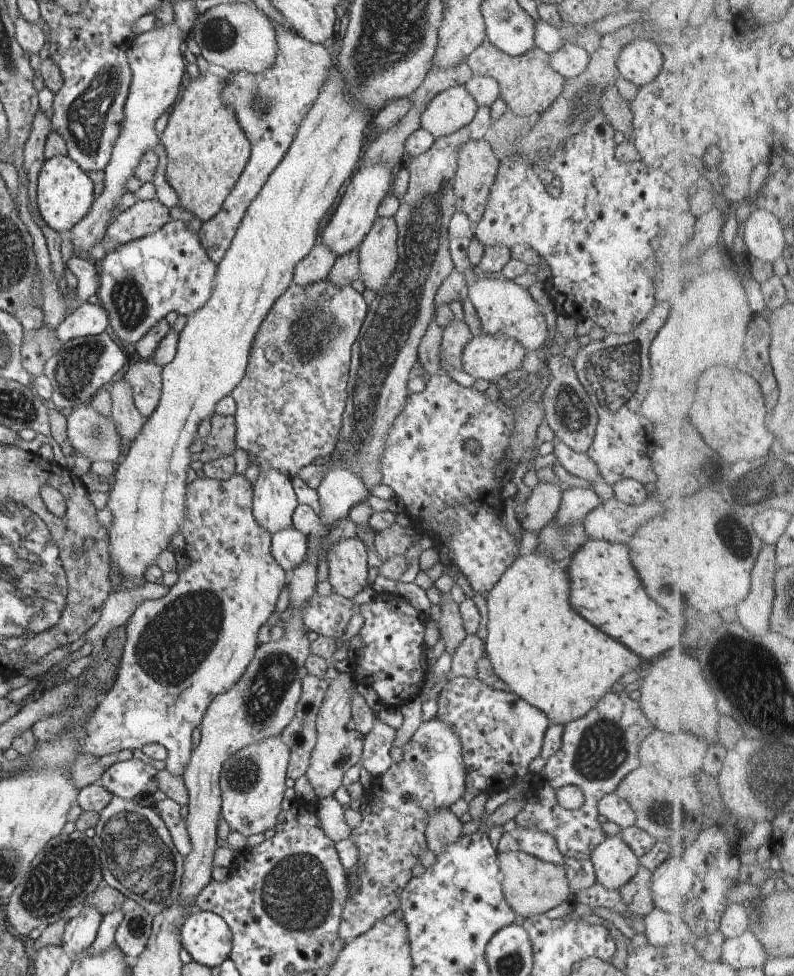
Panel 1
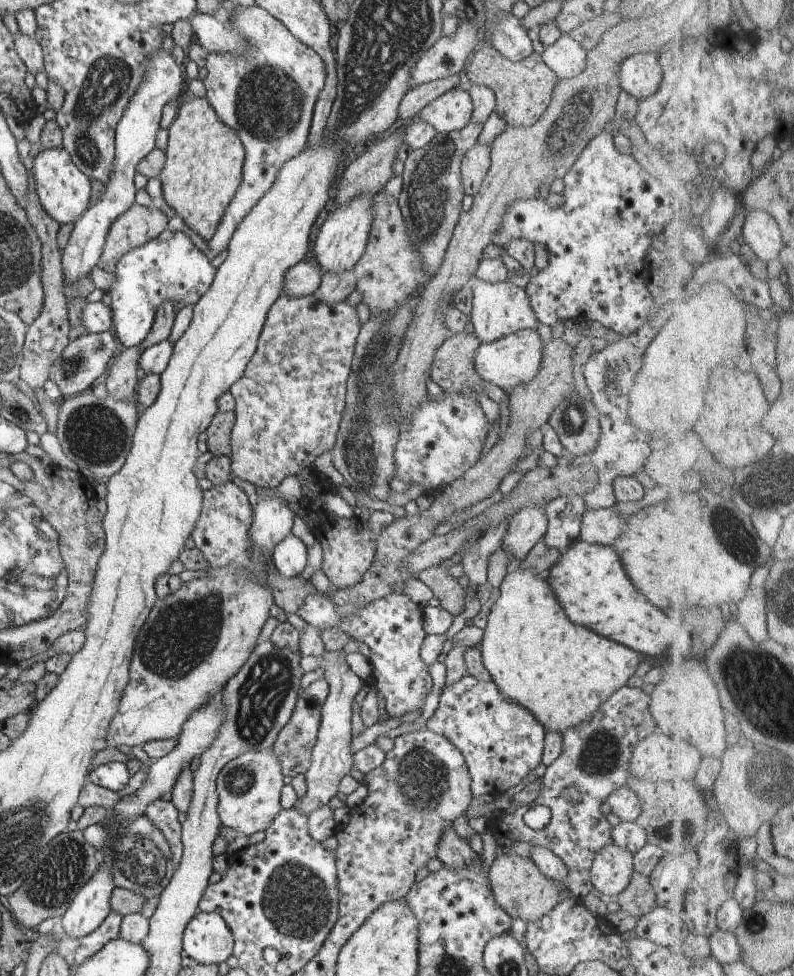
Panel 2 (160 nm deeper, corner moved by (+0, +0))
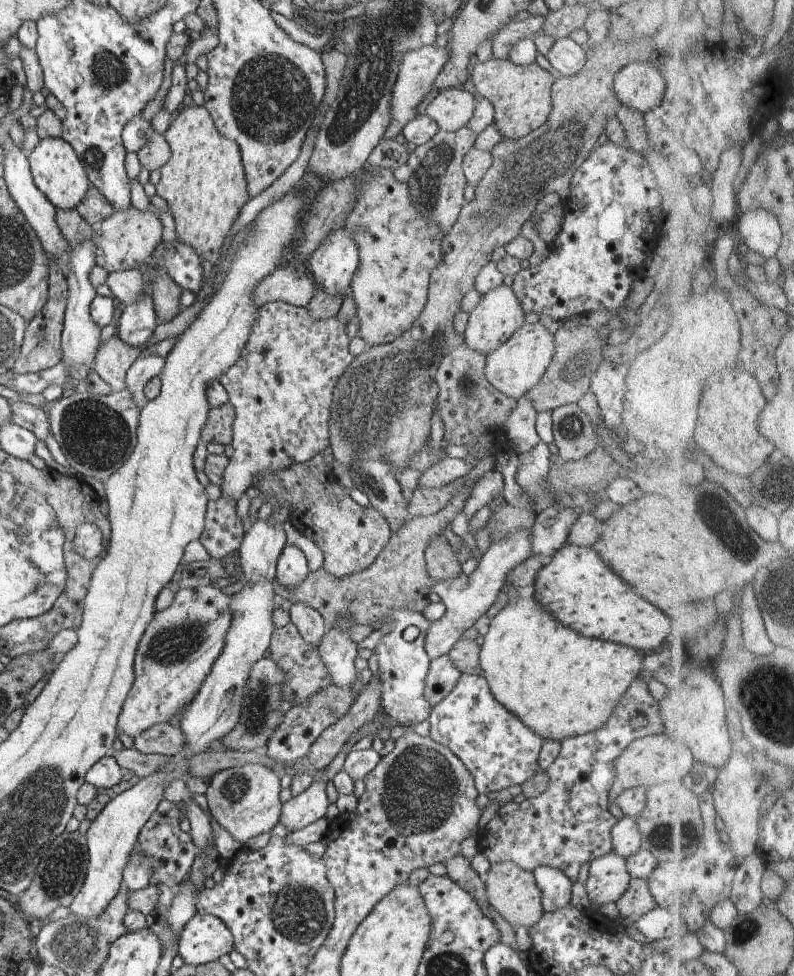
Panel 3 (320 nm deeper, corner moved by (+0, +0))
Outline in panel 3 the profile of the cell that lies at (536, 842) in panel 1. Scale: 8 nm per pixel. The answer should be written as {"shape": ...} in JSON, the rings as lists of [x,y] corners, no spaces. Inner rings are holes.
{"shape":[[[538,867],[534,870],[535,881],[541,892],[544,912],[556,912],[570,904],[573,882],[561,871],[554,867]]]}

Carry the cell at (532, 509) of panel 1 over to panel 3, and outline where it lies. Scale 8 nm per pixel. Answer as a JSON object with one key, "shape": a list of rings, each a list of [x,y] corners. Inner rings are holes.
{"shape":[[[531,529],[510,533],[506,539],[493,545],[491,550],[479,559],[478,566],[471,574],[460,573],[457,577],[441,580],[435,583],[431,592],[440,596],[445,604],[444,616],[430,623],[426,633],[424,648],[431,660],[447,655],[462,638],[462,634],[484,616],[494,601],[503,597],[507,574],[521,562],[531,556]]]}

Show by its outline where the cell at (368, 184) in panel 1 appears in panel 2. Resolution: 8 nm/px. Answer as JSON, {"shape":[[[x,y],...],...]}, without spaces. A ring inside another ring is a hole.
{"shape":[[[361,195],[338,207],[324,221],[314,242],[315,262],[322,272],[342,274],[359,262],[369,239],[373,219],[372,195]]]}

